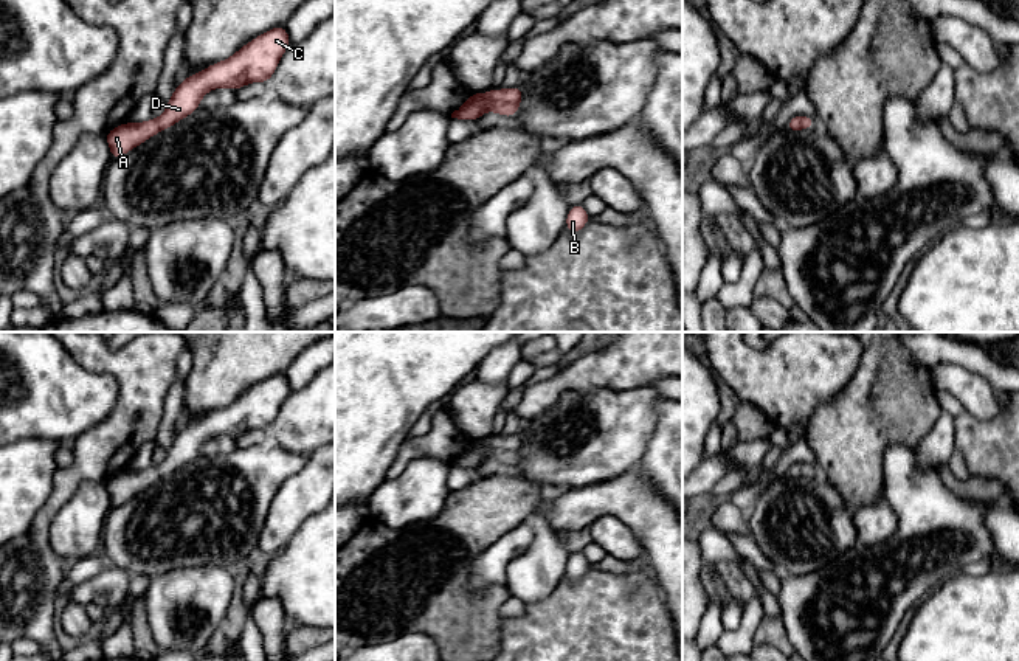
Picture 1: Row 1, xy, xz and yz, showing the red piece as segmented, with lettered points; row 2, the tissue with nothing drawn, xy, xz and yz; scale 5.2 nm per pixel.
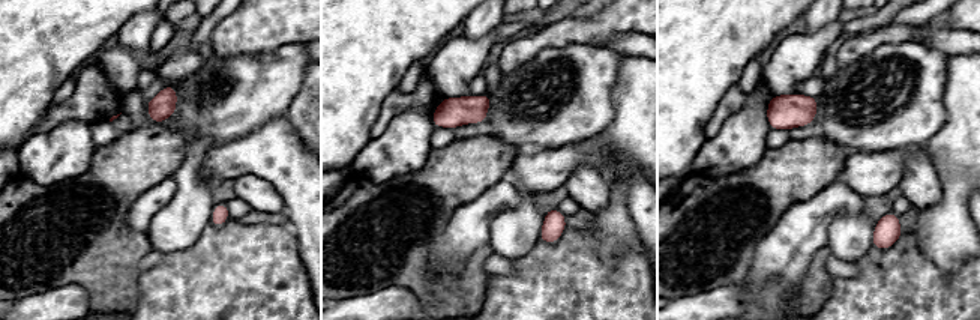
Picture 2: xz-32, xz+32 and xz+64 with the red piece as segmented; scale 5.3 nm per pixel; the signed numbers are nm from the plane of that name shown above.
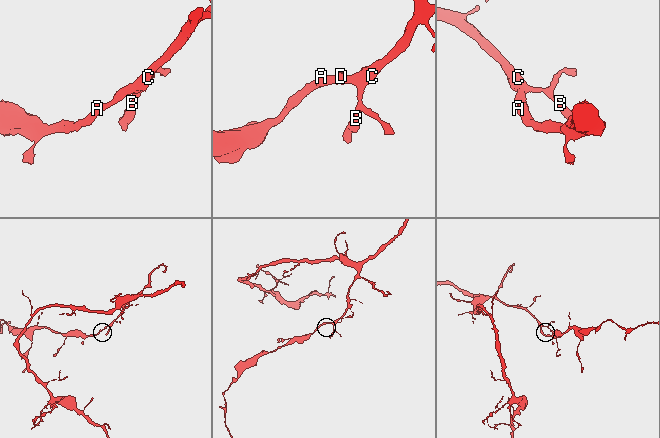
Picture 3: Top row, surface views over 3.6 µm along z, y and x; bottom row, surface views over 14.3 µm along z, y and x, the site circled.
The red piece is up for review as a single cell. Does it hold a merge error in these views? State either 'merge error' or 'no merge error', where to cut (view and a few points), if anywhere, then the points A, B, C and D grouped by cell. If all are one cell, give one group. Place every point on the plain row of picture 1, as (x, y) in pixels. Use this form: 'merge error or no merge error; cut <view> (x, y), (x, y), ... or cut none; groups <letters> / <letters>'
no merge error; cut none; groups A B C D

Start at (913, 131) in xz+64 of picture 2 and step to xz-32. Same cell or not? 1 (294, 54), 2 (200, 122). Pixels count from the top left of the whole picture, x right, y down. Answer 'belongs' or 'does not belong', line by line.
1: belongs
2: belongs

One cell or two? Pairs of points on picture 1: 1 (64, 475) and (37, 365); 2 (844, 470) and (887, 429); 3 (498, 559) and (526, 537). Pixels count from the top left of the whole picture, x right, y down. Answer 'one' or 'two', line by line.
1: two
2: one
3: one

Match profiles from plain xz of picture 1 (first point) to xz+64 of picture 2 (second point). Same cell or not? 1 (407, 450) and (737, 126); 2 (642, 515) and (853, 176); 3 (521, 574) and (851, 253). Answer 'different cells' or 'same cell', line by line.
1: different cells
2: same cell
3: same cell

